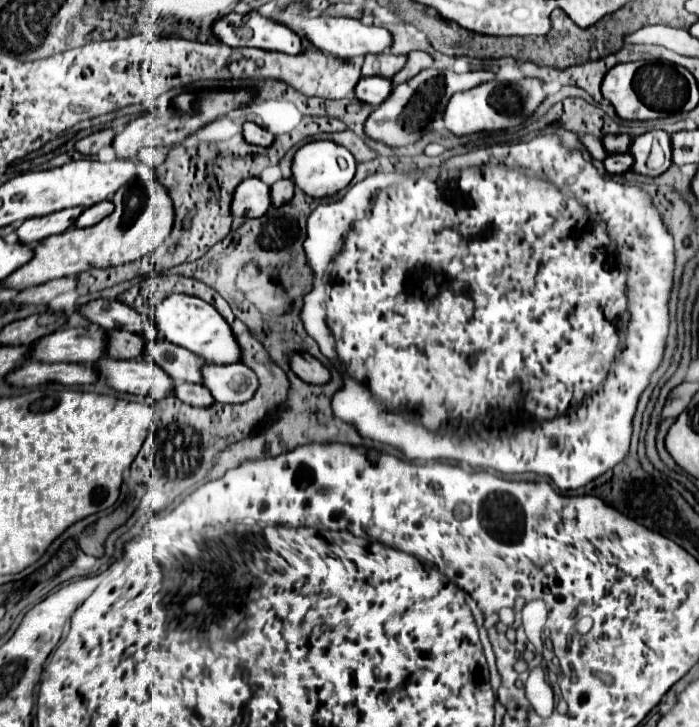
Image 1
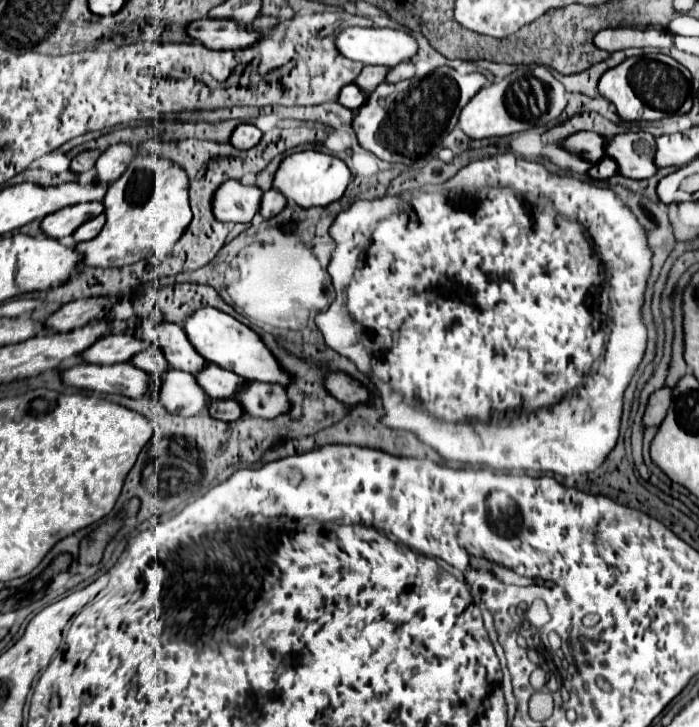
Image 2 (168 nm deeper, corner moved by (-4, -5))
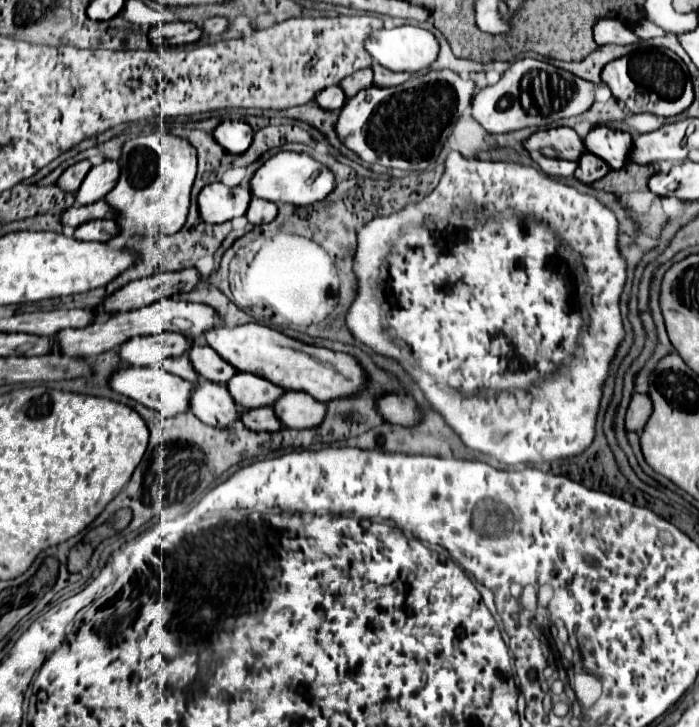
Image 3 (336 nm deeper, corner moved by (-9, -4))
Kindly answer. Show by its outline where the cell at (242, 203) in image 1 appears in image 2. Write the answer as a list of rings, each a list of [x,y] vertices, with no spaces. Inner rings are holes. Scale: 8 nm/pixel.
[[[231,179],[217,187],[213,195],[213,215],[217,221],[225,223],[249,223],[261,203],[261,189],[255,185],[241,185]]]

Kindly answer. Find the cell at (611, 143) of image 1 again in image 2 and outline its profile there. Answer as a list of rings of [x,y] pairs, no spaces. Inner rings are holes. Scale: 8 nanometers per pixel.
[[[579,131],[579,133],[575,133],[575,135],[569,135],[569,139],[567,139],[567,137],[561,139],[559,143],[561,143],[561,147],[563,147],[565,151],[579,155],[581,159],[585,159],[585,161],[589,161],[589,163],[593,163],[593,165],[605,155],[605,153],[601,151],[605,139],[603,139],[601,135],[597,135],[597,133]]]

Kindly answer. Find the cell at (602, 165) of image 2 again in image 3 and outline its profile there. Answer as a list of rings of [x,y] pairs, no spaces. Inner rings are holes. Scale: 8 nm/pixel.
[[[586,152],[586,154],[580,158],[578,172],[574,172],[574,176],[576,176],[580,182],[584,182],[584,184],[592,184],[592,182],[604,178],[608,172],[610,172],[610,166],[608,166],[602,158]]]

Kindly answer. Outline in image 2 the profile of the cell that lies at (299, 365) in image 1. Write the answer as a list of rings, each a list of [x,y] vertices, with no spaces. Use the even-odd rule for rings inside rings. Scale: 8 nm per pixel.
[[[333,373],[329,375],[325,387],[329,387],[329,391],[333,391],[333,395],[345,403],[347,407],[355,407],[359,403],[369,403],[371,401],[371,393],[365,385],[361,385],[357,379],[349,377],[347,373]]]

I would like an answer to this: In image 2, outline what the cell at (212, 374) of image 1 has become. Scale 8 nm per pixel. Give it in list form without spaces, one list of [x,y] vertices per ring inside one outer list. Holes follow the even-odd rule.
[[[249,381],[245,387],[239,389],[235,401],[241,403],[247,415],[261,419],[275,419],[277,415],[291,411],[291,403],[287,399],[285,387],[277,383]]]

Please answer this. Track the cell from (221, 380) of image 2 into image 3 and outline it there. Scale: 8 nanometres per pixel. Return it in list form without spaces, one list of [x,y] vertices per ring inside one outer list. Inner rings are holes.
[[[236,372],[234,378],[226,382],[226,388],[240,410],[270,406],[284,392],[280,386],[250,372]]]

